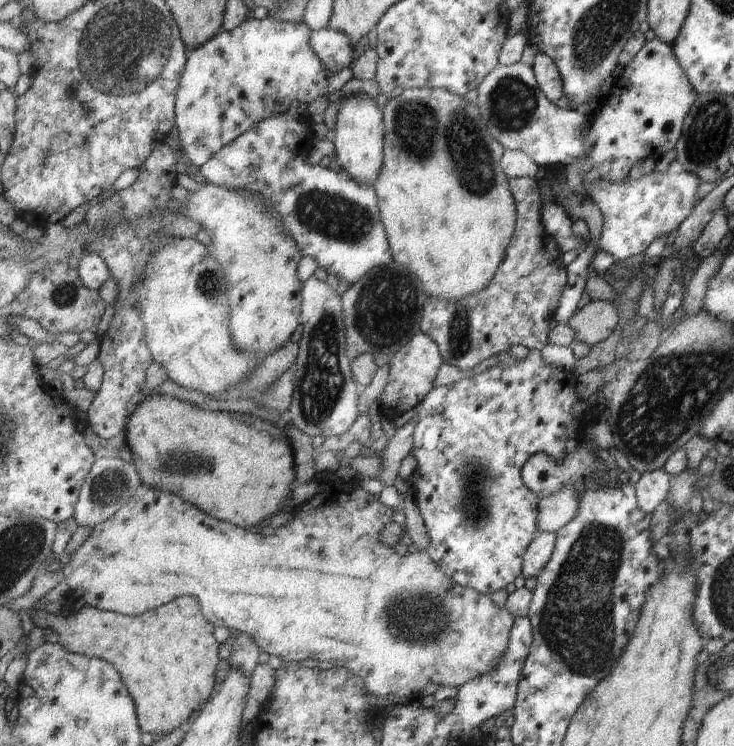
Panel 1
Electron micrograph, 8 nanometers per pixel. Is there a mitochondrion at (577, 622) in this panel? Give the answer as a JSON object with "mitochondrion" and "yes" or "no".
{"mitochondrion":"yes"}

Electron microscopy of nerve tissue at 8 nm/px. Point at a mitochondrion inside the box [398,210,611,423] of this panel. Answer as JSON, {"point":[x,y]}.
{"point":[458,341]}

